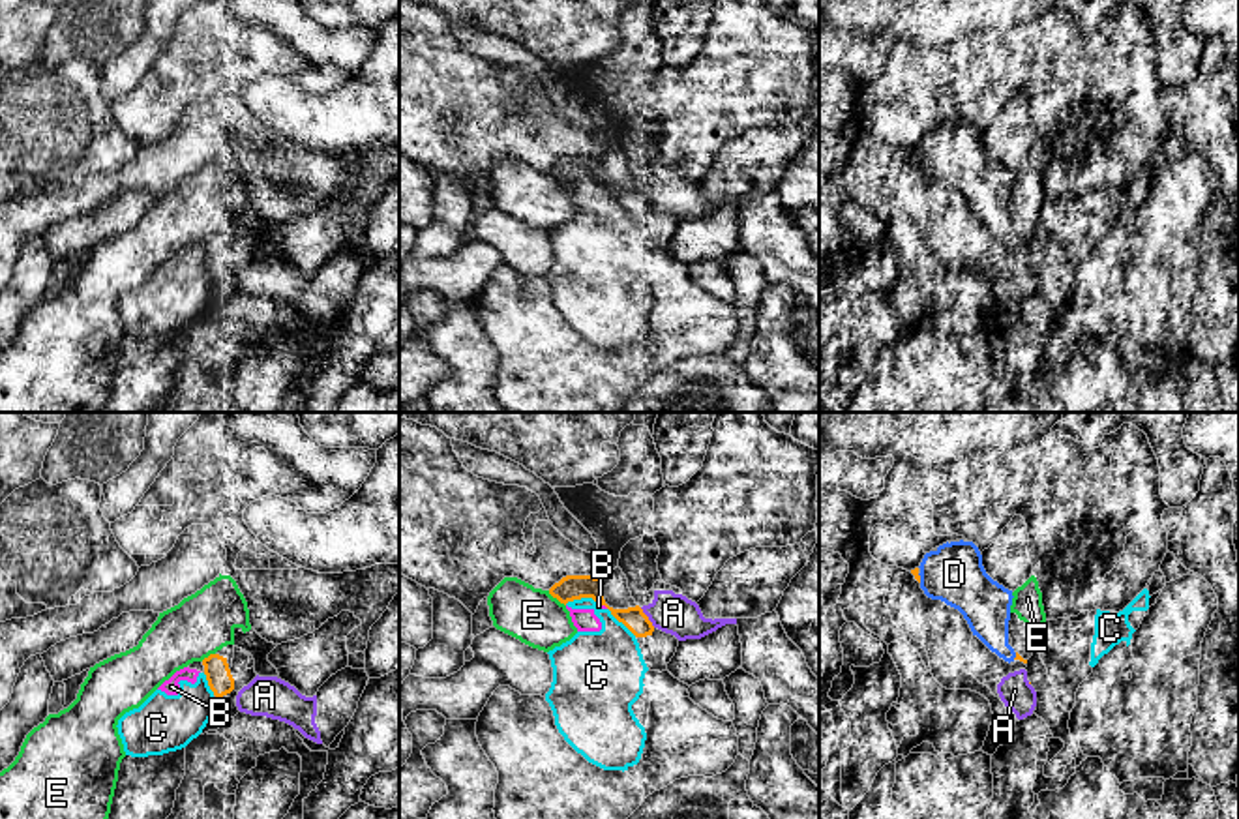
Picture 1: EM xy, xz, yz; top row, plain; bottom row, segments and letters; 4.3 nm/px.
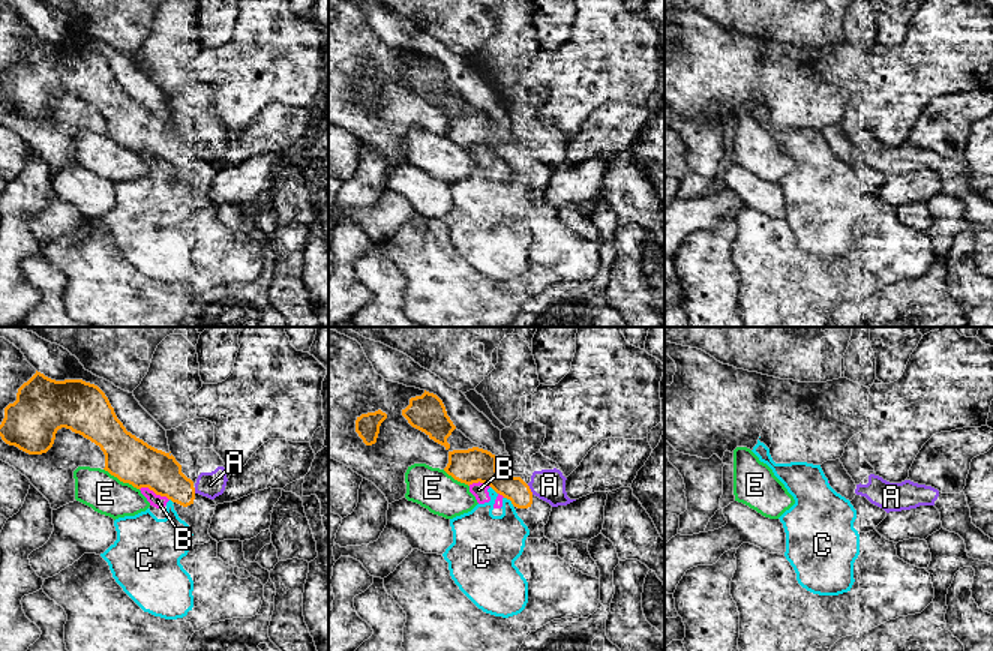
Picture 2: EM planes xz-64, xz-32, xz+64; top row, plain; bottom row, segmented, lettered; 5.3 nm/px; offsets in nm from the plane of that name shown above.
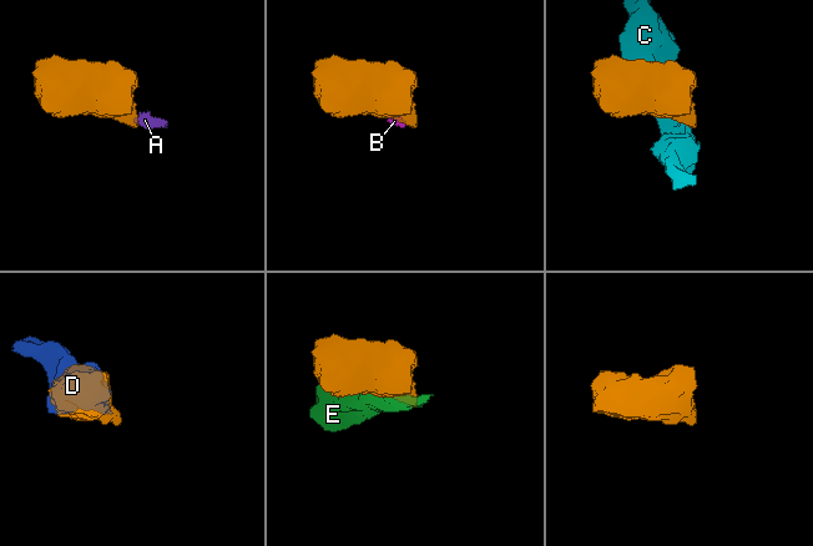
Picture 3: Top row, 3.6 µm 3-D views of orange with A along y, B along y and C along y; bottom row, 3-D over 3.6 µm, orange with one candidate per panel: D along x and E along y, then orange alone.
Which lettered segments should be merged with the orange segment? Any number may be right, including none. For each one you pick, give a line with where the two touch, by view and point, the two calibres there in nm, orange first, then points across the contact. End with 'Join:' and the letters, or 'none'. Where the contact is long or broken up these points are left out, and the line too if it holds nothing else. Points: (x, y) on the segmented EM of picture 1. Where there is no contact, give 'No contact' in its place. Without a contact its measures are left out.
A: Touches orange at xz (647, 617). Thickness 100 nm (orange) against 180 nm
Join: A

